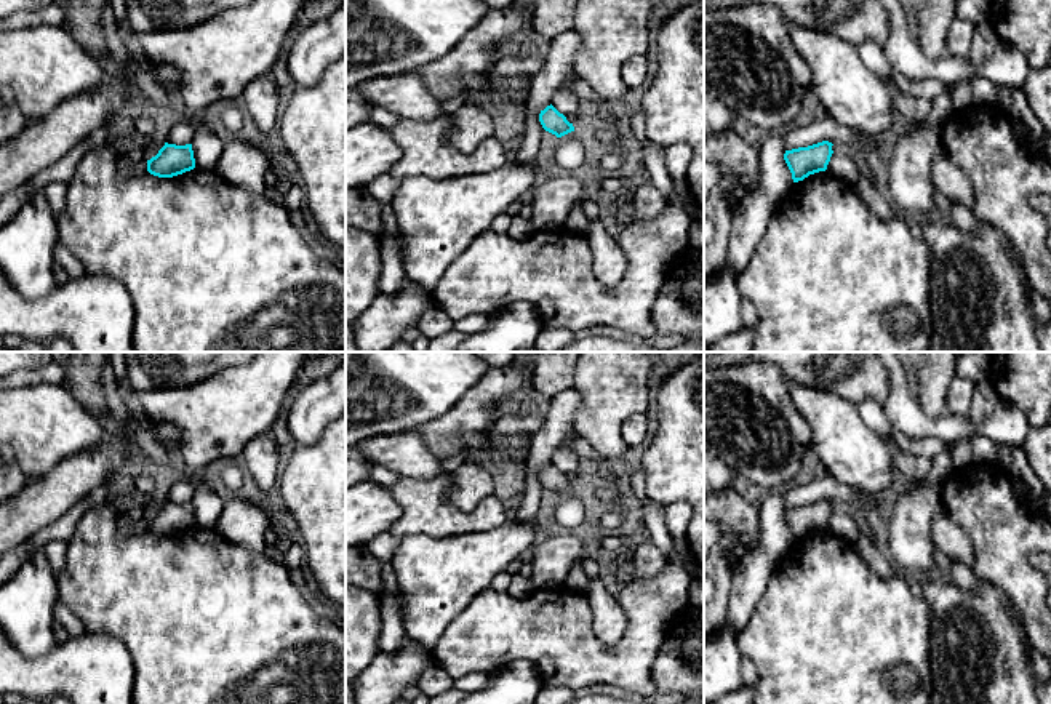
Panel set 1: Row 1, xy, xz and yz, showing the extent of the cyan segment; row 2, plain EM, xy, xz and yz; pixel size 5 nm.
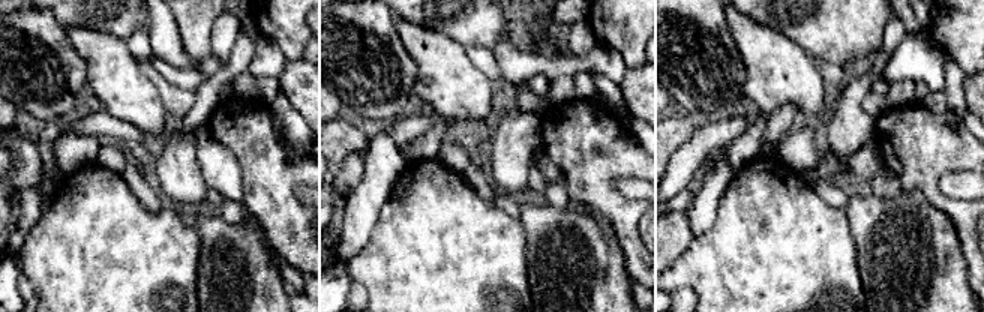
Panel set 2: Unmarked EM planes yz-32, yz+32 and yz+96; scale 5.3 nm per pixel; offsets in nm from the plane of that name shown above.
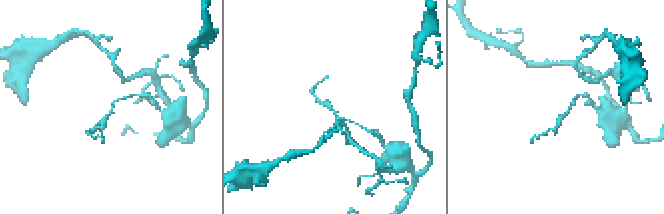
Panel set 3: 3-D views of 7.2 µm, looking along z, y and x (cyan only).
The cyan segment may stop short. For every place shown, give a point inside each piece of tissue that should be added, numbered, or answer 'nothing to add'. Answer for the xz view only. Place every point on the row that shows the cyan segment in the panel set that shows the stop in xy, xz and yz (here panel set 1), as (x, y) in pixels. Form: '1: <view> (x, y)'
nothing to add

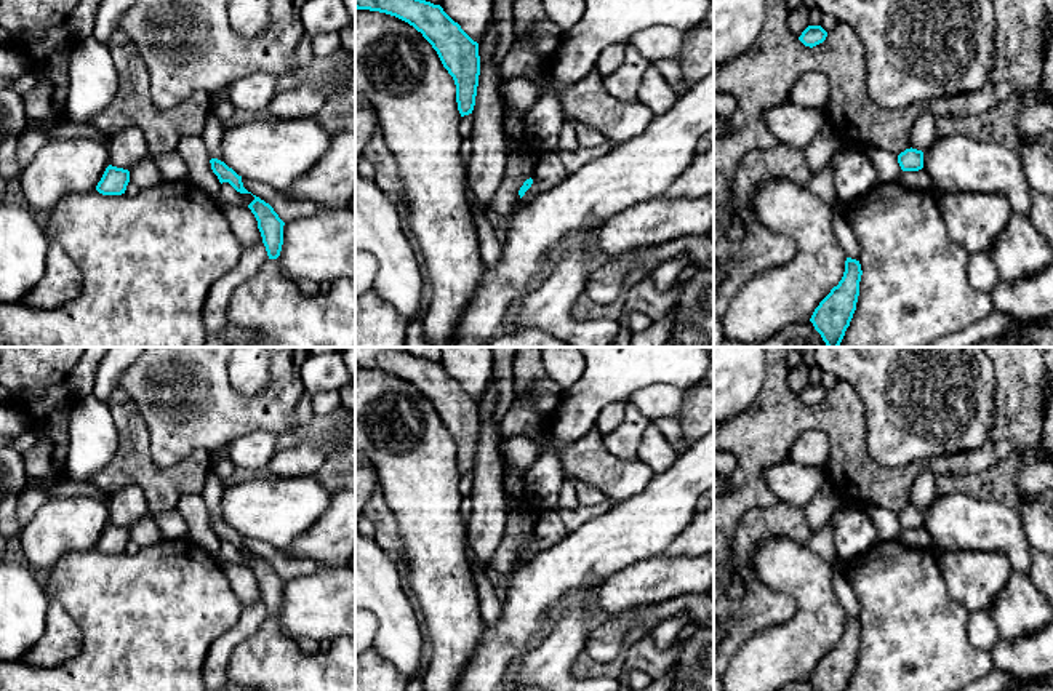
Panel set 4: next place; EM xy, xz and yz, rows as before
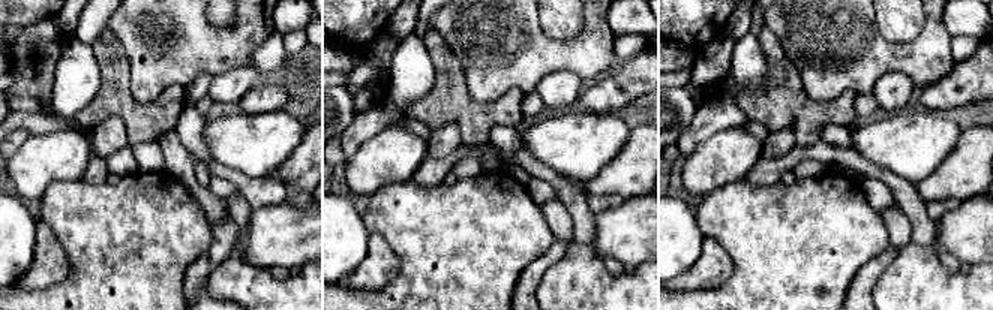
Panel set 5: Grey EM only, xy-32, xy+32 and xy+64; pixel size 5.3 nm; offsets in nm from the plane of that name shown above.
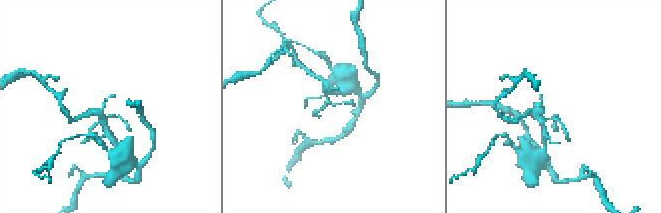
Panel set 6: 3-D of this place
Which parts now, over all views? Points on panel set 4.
nothing to add

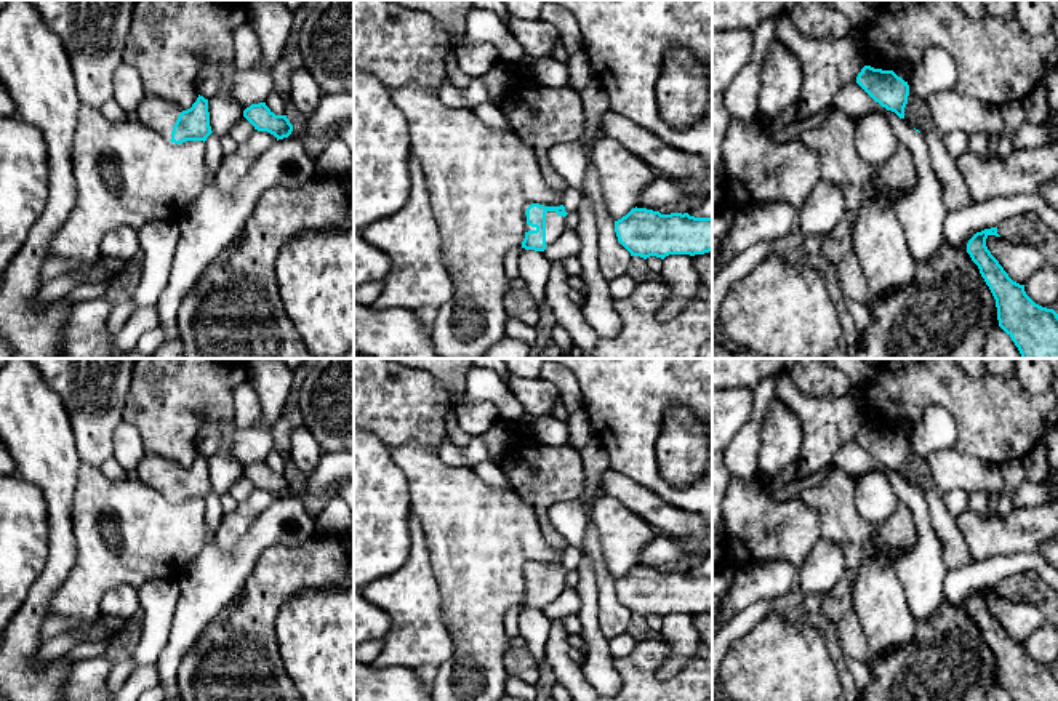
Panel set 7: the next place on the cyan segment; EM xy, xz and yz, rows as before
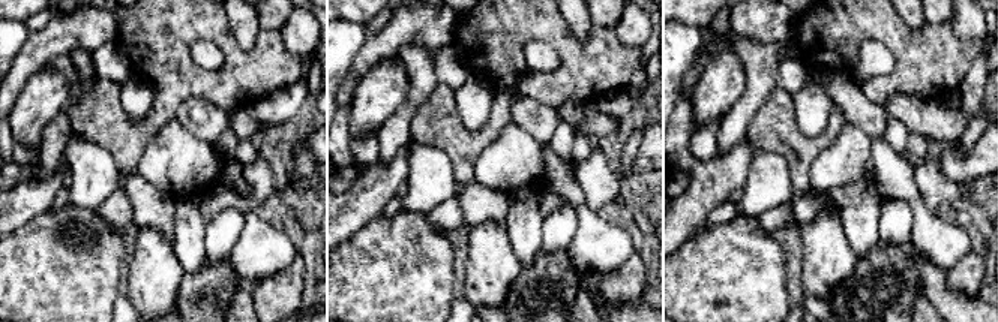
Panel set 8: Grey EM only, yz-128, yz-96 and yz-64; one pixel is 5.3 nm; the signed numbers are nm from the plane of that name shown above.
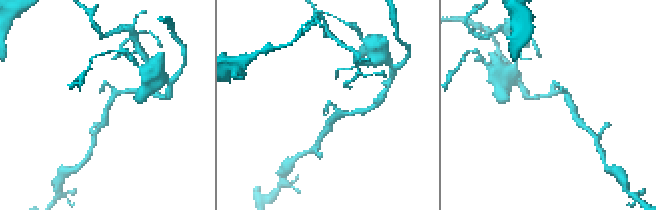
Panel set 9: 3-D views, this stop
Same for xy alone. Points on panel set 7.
1: xy (156, 112)

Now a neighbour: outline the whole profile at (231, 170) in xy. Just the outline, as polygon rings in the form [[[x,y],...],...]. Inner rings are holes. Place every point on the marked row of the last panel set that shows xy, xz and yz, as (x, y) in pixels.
[[[258,131],[243,142],[238,142],[237,150],[230,155],[222,155],[216,170],[216,187],[222,194],[230,194],[246,171],[253,166],[261,154],[264,154],[277,138],[267,131]]]

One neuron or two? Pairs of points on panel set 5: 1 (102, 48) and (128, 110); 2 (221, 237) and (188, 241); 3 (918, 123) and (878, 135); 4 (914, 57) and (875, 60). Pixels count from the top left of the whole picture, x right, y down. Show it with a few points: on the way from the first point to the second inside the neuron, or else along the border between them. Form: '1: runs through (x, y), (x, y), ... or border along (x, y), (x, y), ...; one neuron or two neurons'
1: runs through (114, 63), (114, 95); one neuron
2: border along (212, 225), (210, 244), (189, 265); two neurons
3: runs through (908, 134), (888, 135); one neuron
4: runs through (905, 57), (884, 57); one neuron

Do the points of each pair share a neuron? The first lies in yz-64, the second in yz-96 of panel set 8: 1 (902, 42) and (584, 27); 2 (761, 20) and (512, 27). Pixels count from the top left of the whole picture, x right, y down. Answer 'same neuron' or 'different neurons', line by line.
1: different neurons
2: different neurons

